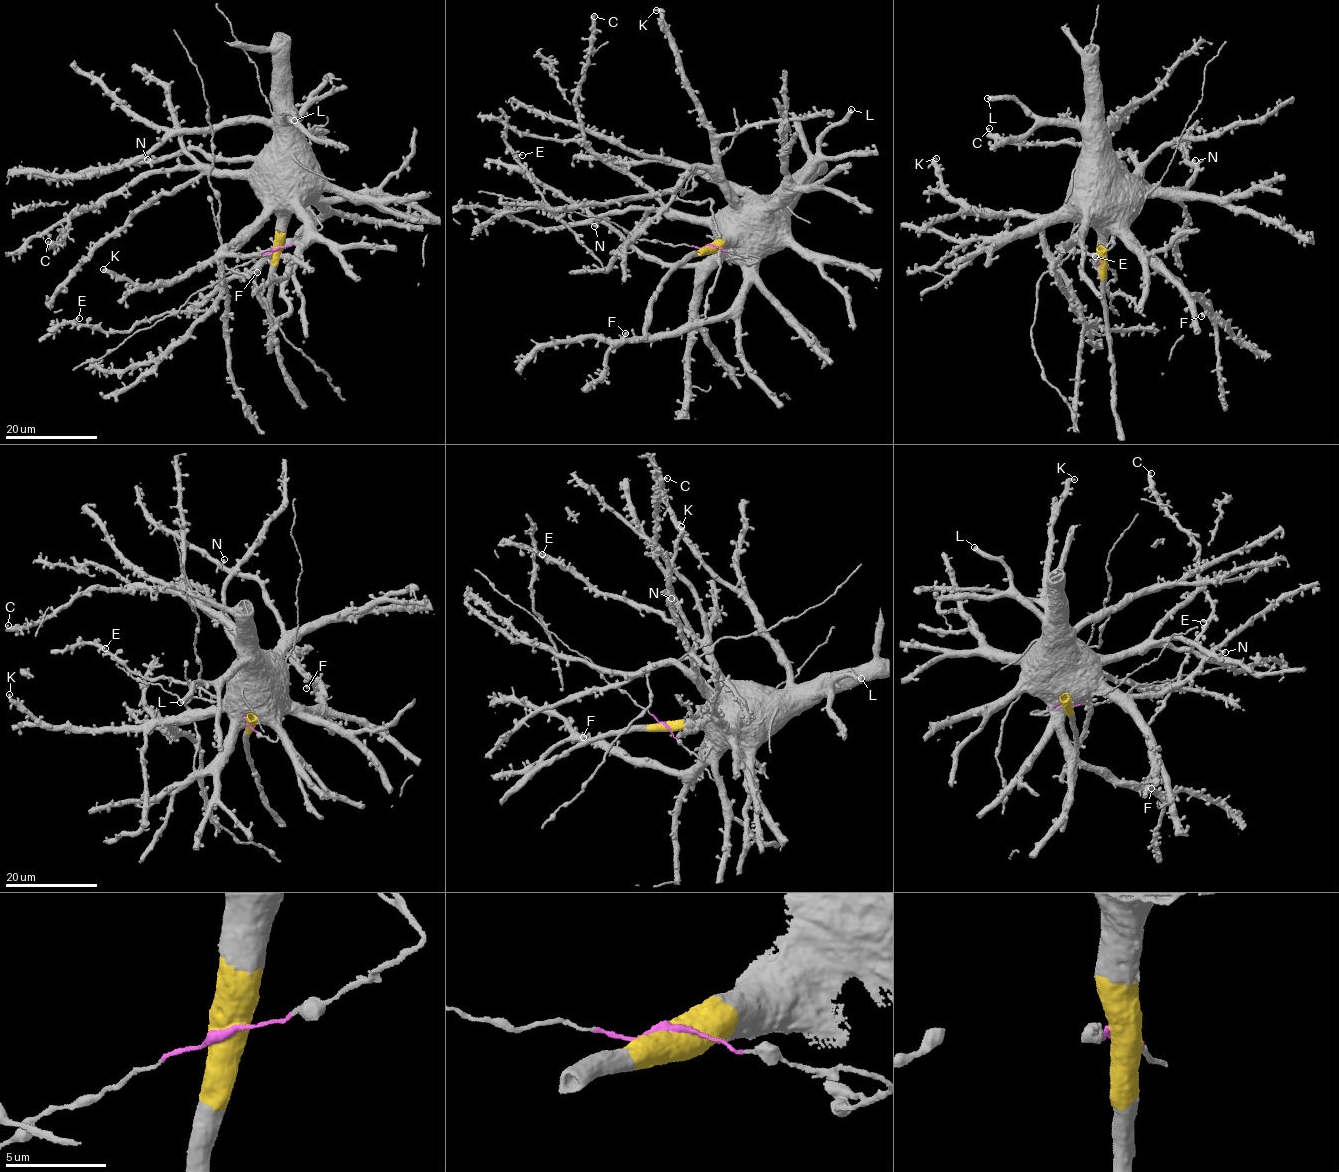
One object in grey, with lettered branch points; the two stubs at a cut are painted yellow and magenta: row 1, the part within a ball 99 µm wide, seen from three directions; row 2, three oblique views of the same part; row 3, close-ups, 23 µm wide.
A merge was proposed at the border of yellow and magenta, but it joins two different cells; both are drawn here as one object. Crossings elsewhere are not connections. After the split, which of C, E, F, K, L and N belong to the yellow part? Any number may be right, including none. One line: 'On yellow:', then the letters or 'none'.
On yellow: C, F, K, L, N

